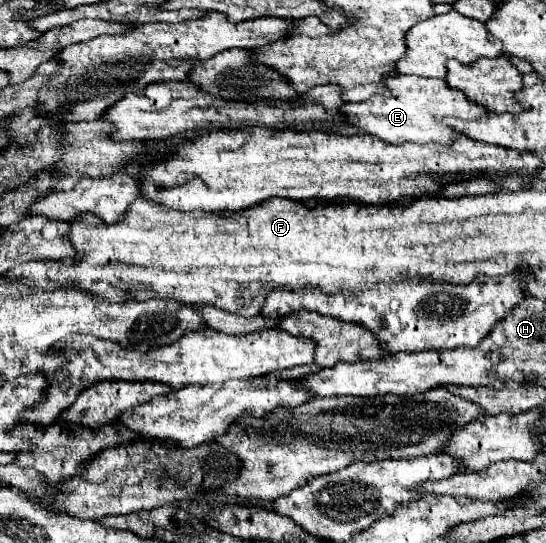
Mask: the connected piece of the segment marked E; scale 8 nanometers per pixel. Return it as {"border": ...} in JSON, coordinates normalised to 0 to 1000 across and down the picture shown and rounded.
{"border":[[[731,136],[731,140],[709,144],[705,155],[716,162],[716,177],[683,177],[665,188],[639,188],[625,195],[625,206],[636,214],[639,228],[705,262],[804,265],[822,273],[848,247],[837,247],[837,239],[822,239],[800,217],[830,214],[830,217],[859,221],[859,217],[892,217],[896,210],[903,210],[899,203],[888,203],[888,195],[874,195],[874,188],[859,188],[859,180],[844,173],[844,166],[822,162],[815,147]]]}

